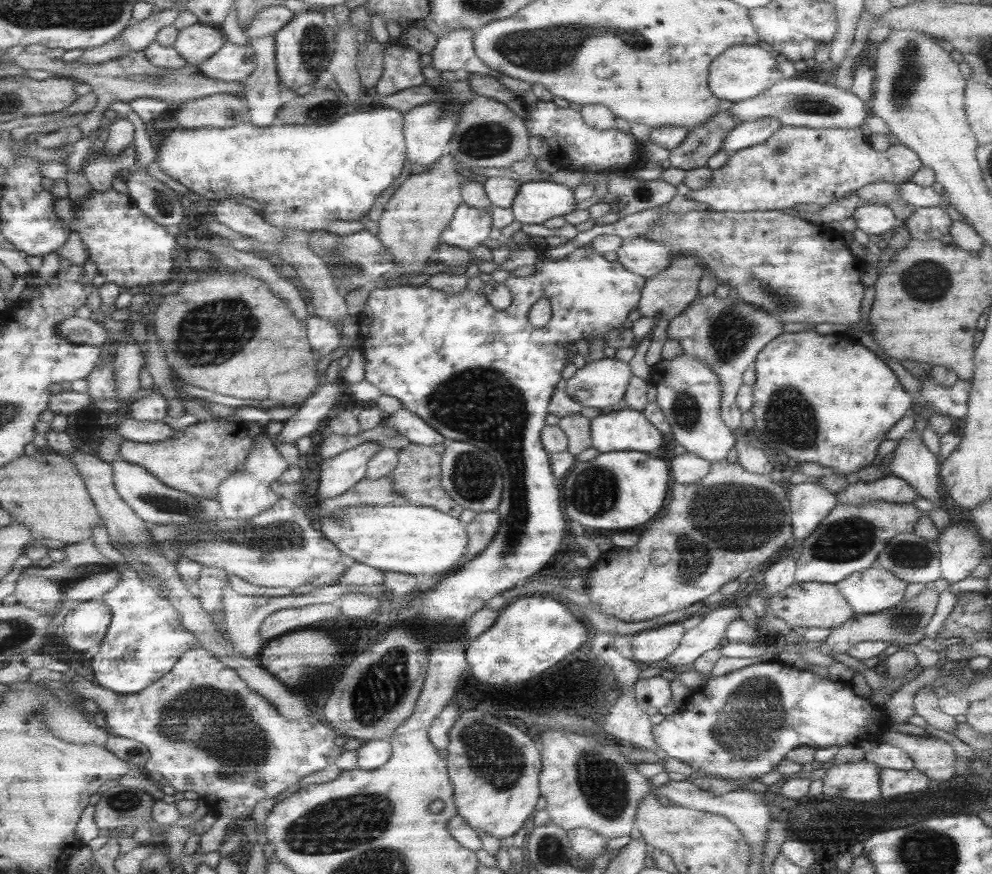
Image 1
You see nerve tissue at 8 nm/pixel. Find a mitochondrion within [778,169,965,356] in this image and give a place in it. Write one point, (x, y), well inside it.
(927, 281)

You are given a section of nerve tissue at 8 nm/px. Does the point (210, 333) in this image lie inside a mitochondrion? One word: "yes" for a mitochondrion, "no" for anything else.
yes

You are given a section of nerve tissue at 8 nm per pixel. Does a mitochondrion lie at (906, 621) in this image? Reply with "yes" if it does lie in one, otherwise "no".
yes

